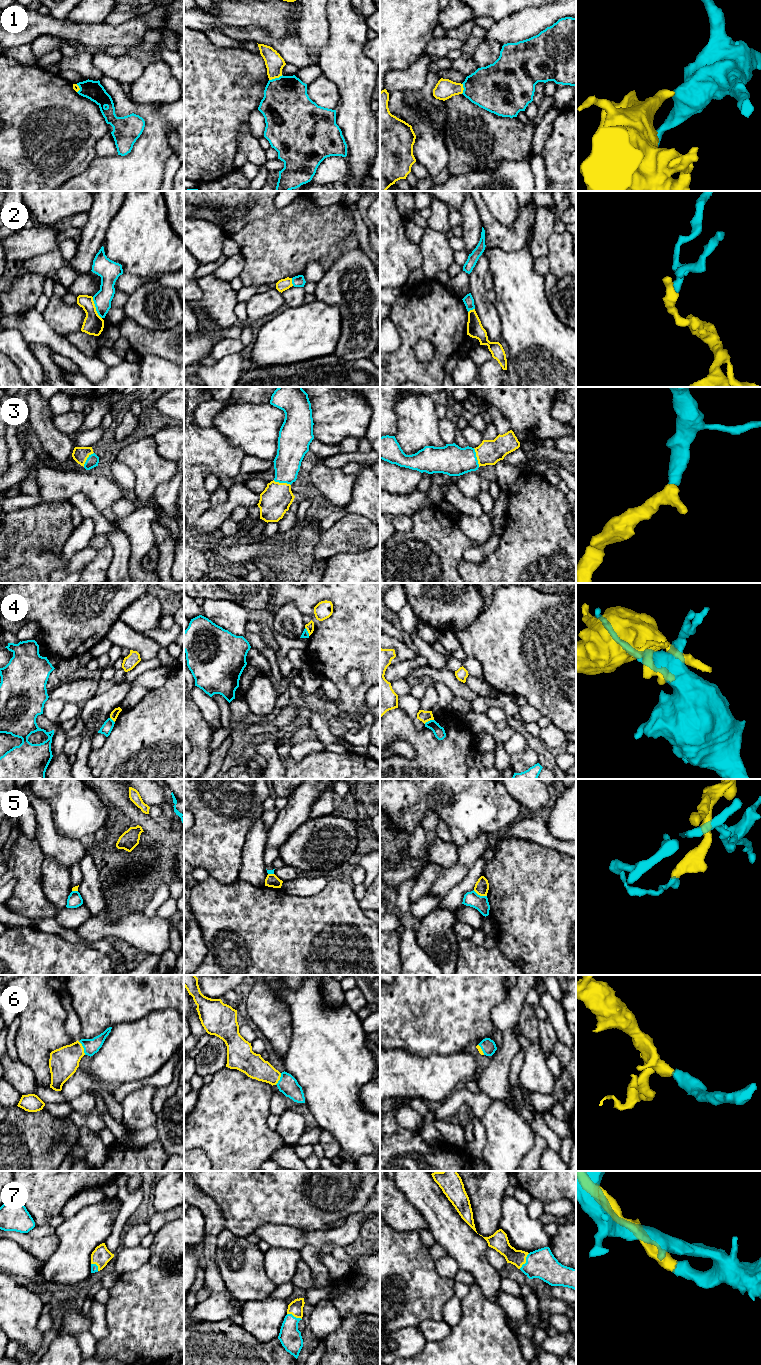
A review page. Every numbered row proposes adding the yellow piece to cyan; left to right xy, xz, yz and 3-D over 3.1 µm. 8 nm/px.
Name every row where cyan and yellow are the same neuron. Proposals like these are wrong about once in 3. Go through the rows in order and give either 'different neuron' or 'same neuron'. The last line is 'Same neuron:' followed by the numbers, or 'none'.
1: different neuron
2: different neuron
3: same neuron
4: different neuron
5: different neuron
6: same neuron
7: same neuron
Same neuron: 3, 6, 7

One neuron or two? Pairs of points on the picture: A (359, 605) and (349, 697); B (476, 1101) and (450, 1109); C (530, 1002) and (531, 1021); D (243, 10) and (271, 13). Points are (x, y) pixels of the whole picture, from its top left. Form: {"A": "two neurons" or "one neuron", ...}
{"A": "one neuron", "B": "one neuron", "C": "one neuron", "D": "one neuron"}

